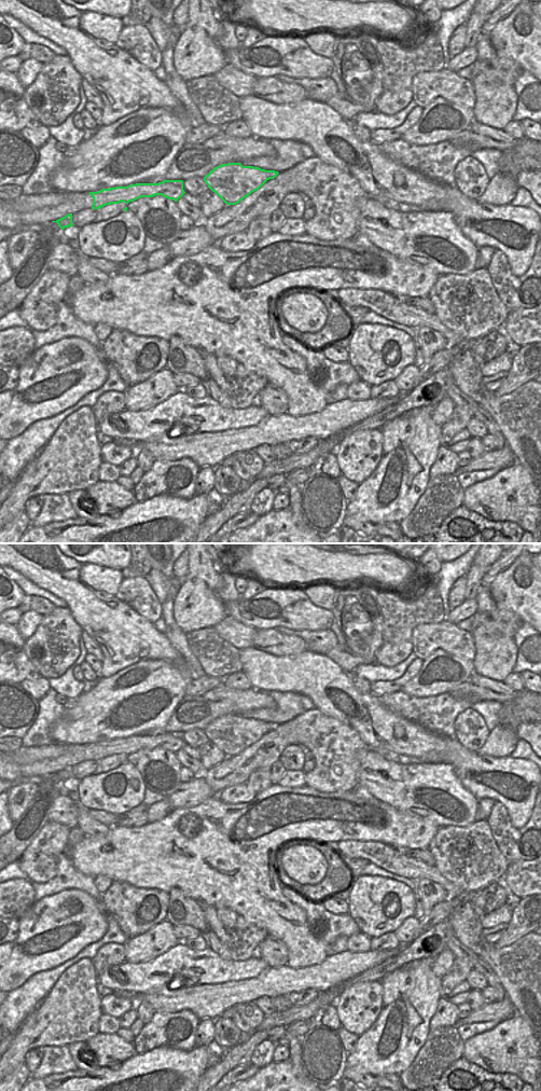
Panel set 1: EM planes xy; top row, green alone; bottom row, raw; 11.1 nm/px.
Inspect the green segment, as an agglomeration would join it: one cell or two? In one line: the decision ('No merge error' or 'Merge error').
Merge error

